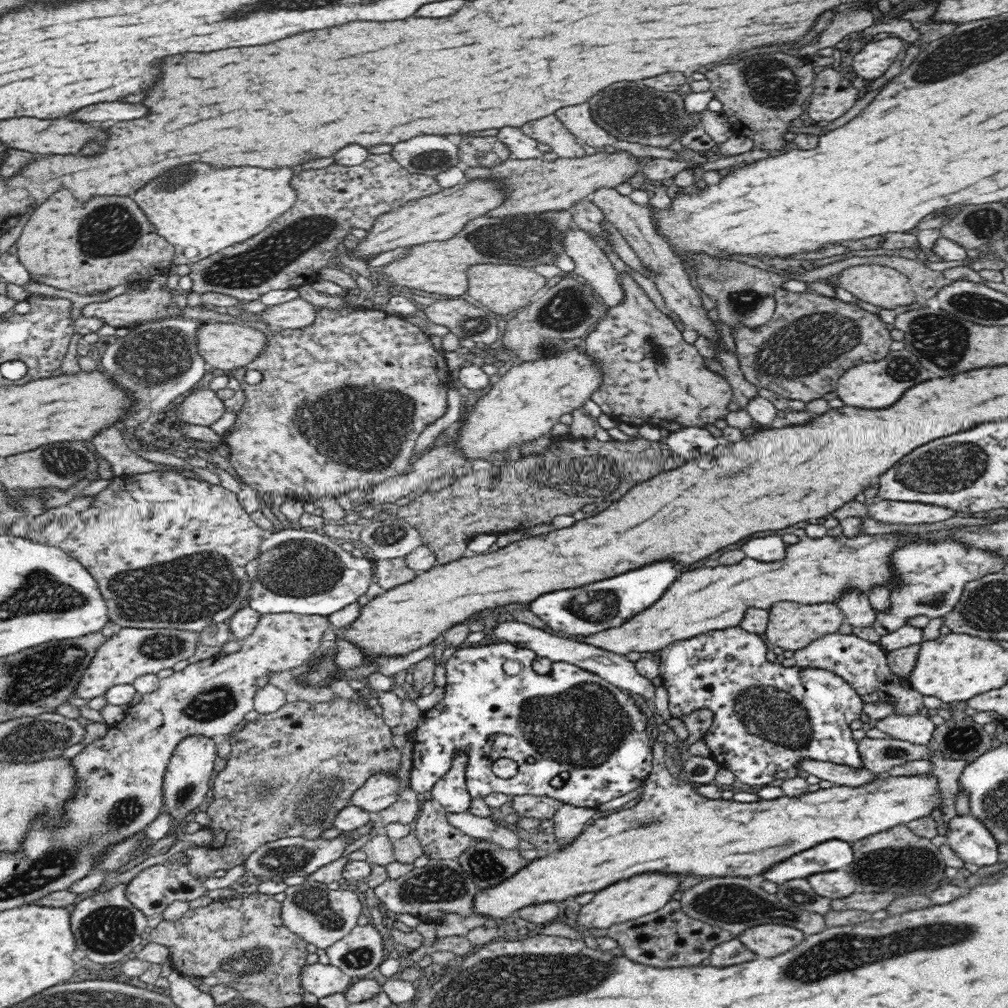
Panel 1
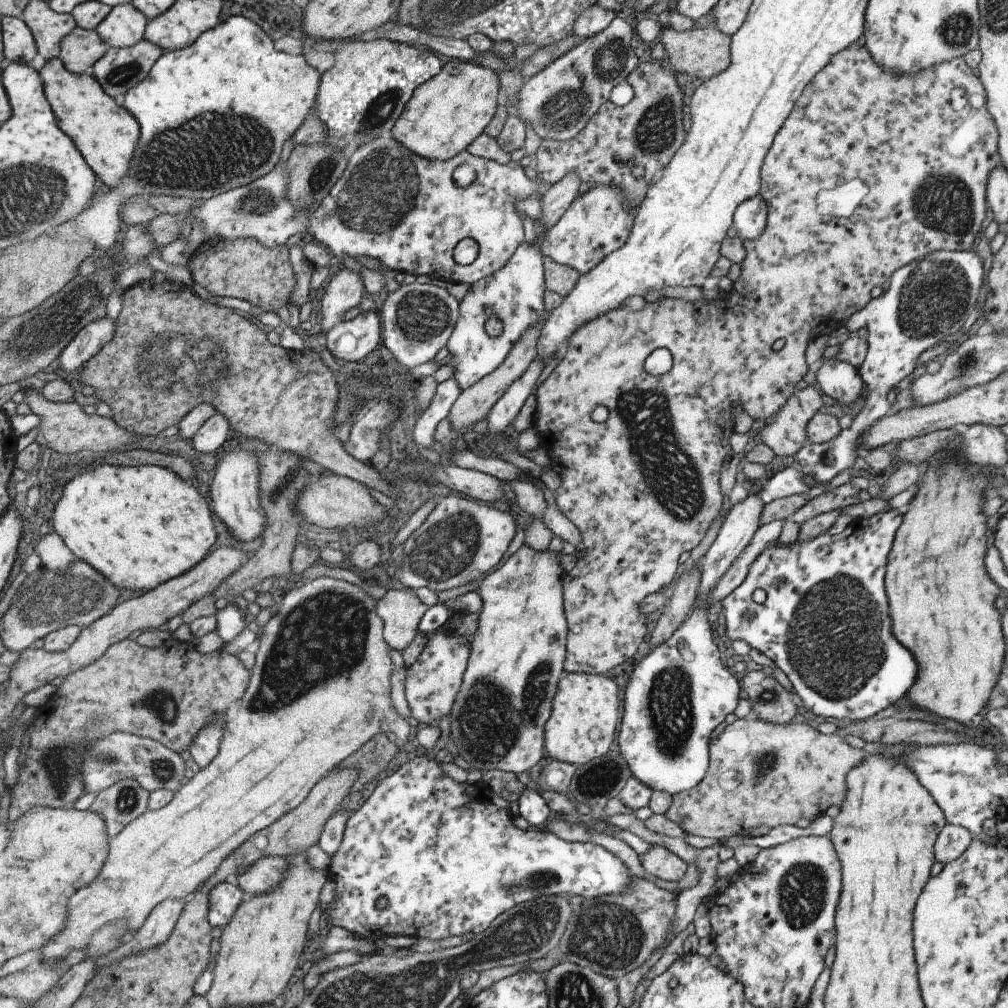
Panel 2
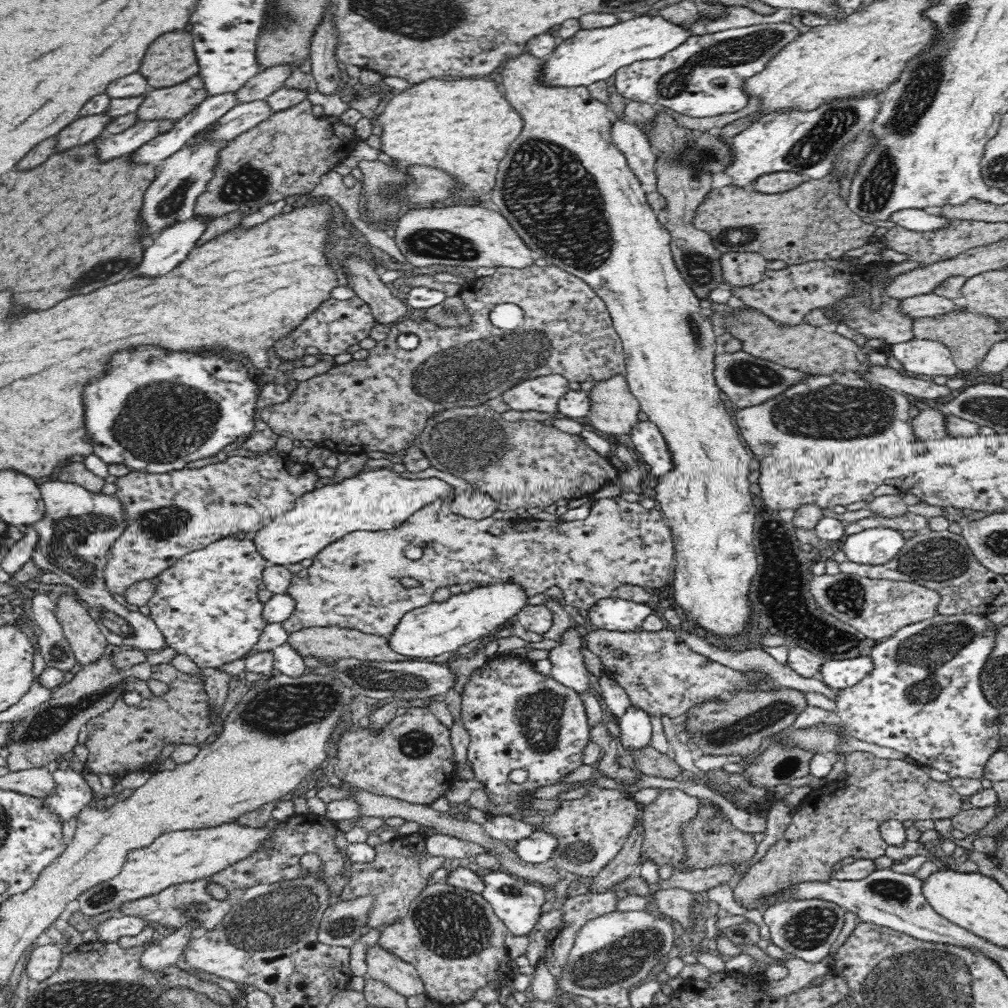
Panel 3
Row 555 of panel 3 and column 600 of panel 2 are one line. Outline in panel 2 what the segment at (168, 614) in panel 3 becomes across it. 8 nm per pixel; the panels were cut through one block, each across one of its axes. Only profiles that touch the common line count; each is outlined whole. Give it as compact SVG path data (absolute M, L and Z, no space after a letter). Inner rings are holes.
M609 184L589 186L589 190L582 191L581 196L575 196L563 216L545 234L541 244L542 256L549 256L553 262L573 268L579 275L589 272L610 252L619 250L631 232L639 206L627 212L623 198L625 194Z

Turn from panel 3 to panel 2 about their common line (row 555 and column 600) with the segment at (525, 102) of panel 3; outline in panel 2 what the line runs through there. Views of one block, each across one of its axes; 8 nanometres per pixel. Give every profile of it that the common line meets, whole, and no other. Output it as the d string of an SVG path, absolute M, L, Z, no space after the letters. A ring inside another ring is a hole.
M567 673L559 679L557 692L551 700L549 718L543 726L543 752L548 760L583 764L609 750L619 724L617 686L604 675Z

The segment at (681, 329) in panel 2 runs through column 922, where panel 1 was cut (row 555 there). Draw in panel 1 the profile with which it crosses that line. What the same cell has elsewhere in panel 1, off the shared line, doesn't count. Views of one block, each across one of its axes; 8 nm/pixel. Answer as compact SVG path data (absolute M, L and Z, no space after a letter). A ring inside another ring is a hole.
M155 471L152 473L126 475L114 477L110 484L96 496L92 504L85 511L72 516L72 530L68 536L60 542L62 549L70 556L78 559L85 569L94 577L98 583L98 589L108 610L108 623L116 629L124 627L147 628L171 628L178 630L194 630L200 632L214 622L229 620L238 610L248 606L251 593L250 579L246 570L246 563L258 556L259 546L267 532L250 520L250 516L239 505L237 494L227 490L221 485L212 485L208 482L186 478L182 474L173 471Z

